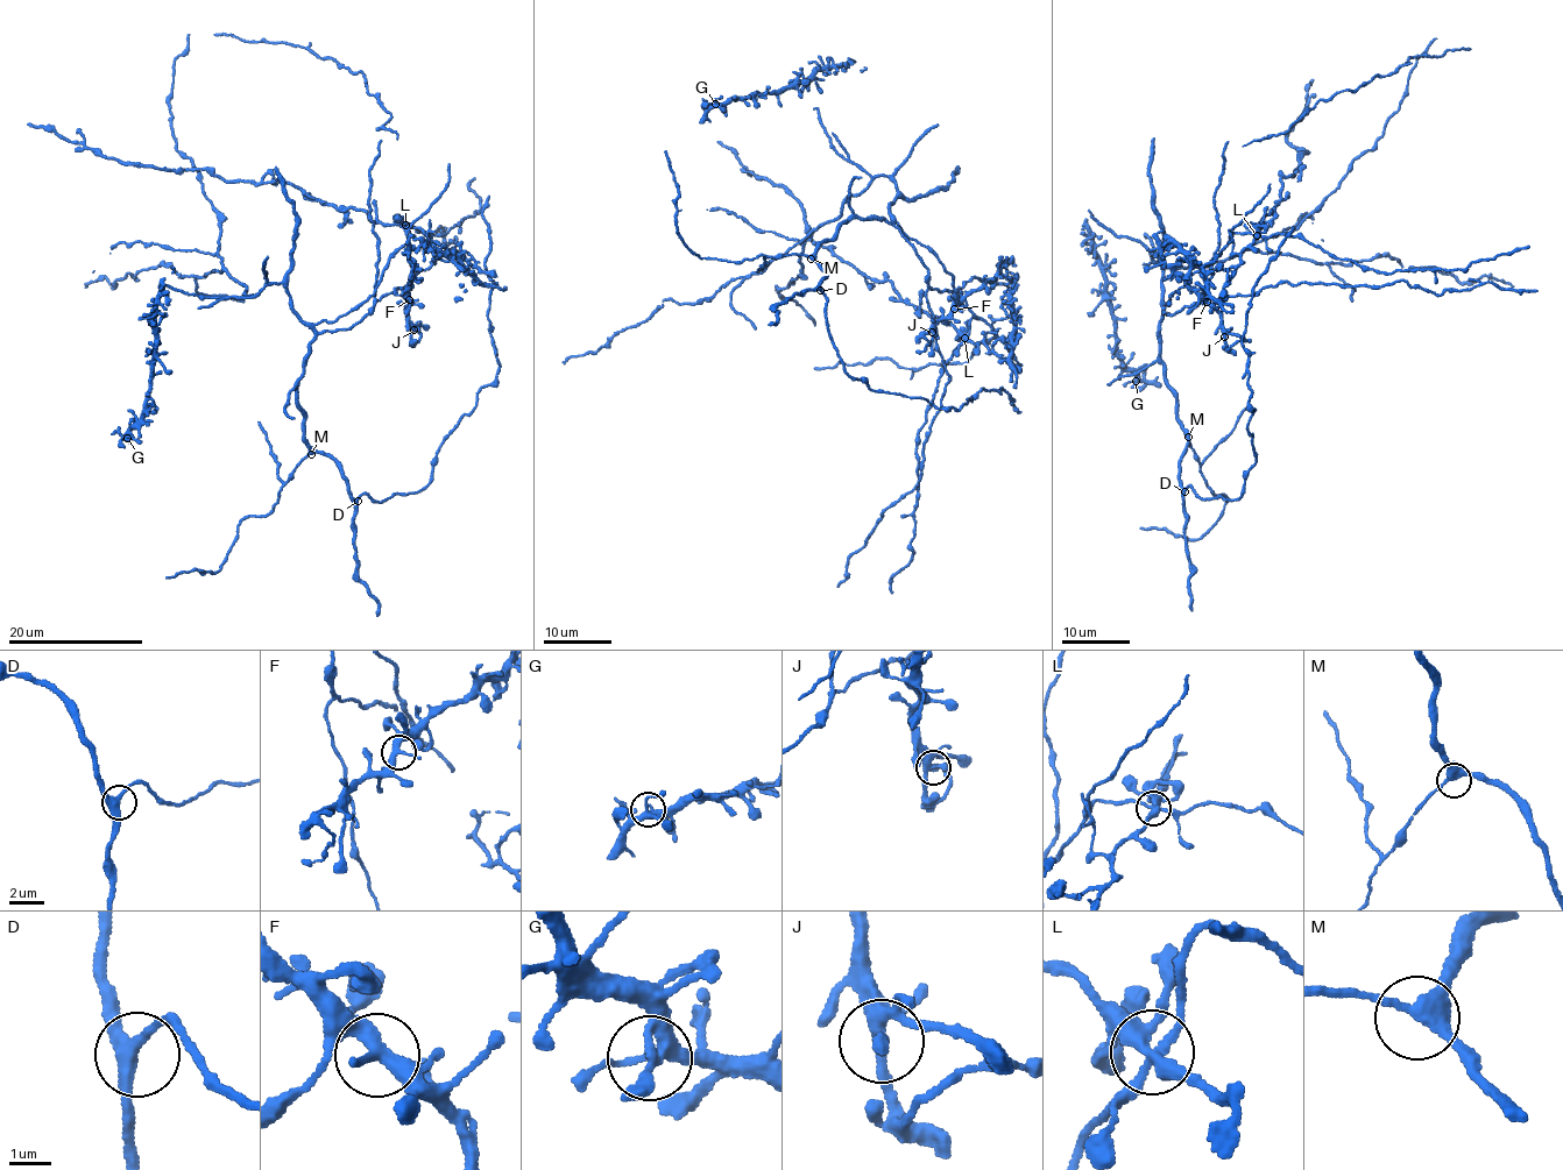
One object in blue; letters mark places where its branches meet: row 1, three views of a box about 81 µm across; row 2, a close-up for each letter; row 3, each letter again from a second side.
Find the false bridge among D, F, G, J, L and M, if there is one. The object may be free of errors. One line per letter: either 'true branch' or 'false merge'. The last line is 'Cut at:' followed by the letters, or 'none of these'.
D: true branch
F: true branch
G: true branch
J: true branch
L: false merge
M: true branch
Cut at: L

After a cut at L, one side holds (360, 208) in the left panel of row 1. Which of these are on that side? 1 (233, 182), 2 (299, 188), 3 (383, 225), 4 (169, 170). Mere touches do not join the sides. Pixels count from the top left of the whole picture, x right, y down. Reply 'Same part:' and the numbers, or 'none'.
Same part: 1, 2, 3, 4

